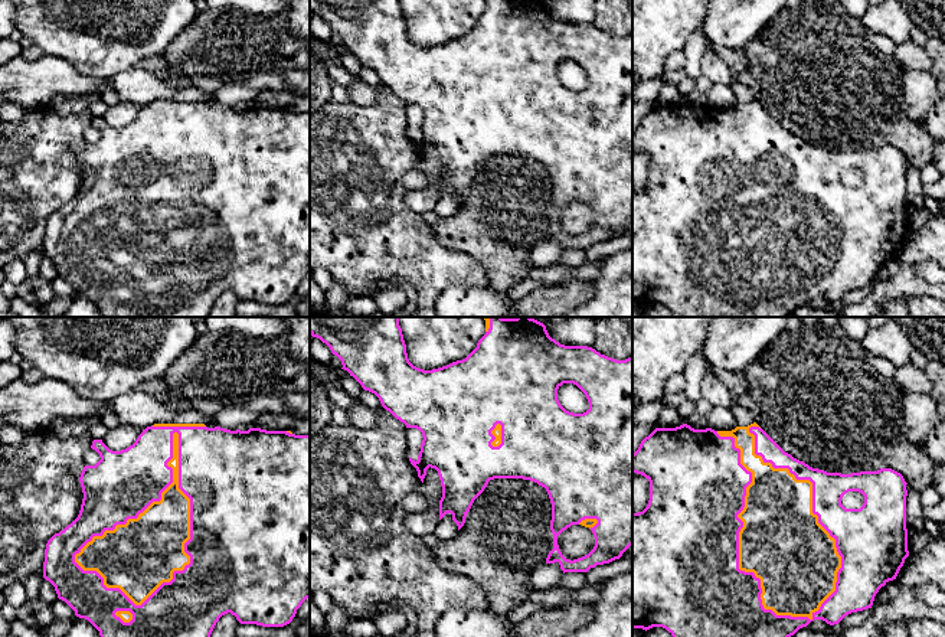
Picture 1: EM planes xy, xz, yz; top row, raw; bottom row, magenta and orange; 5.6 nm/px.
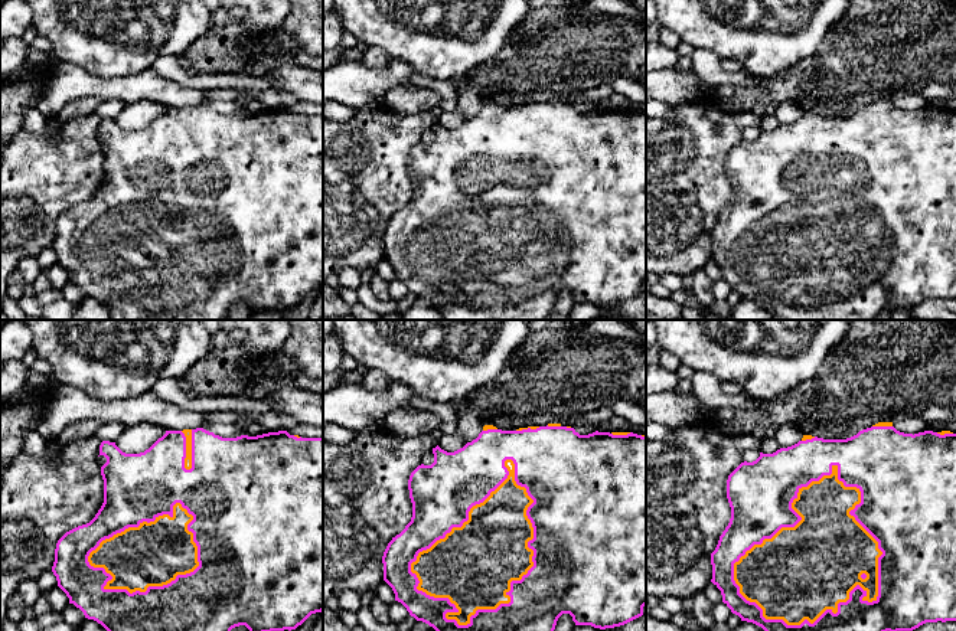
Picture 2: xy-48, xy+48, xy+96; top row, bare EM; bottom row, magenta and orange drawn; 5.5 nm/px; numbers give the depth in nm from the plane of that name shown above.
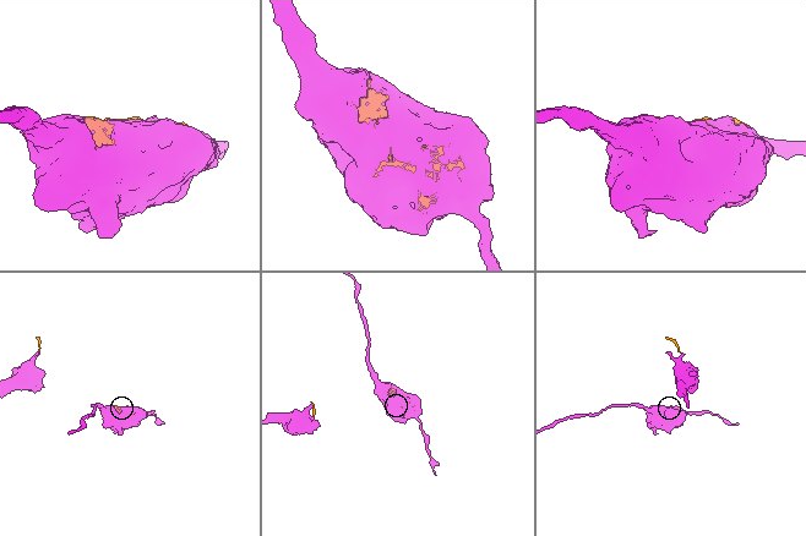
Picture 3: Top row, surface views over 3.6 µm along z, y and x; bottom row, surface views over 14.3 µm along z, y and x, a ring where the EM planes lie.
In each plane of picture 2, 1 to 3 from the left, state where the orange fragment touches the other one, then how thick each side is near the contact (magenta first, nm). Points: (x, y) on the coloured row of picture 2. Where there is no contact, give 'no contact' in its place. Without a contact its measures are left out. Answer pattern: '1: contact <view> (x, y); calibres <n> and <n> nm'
1: contact xy-48 (142, 522); calibres 380 and 360 nm
2: contact xy+48 (532, 558); calibres 500 and 420 nm
3: contact xy+96 (772, 536); calibres 360 and 500 nm

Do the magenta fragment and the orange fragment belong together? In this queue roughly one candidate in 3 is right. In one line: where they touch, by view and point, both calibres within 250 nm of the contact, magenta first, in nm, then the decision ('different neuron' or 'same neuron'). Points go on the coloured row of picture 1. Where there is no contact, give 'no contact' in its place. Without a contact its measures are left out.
meets magenta in yz at (738, 542); 500 nm thick on the magenta side, 460 nm on the other; same neuron

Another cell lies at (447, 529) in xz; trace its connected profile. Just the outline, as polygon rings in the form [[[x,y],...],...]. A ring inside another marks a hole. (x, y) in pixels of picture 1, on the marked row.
[[[447,513],[438,523],[434,535],[441,540],[449,540],[458,533],[458,526],[452,520],[452,514]]]

